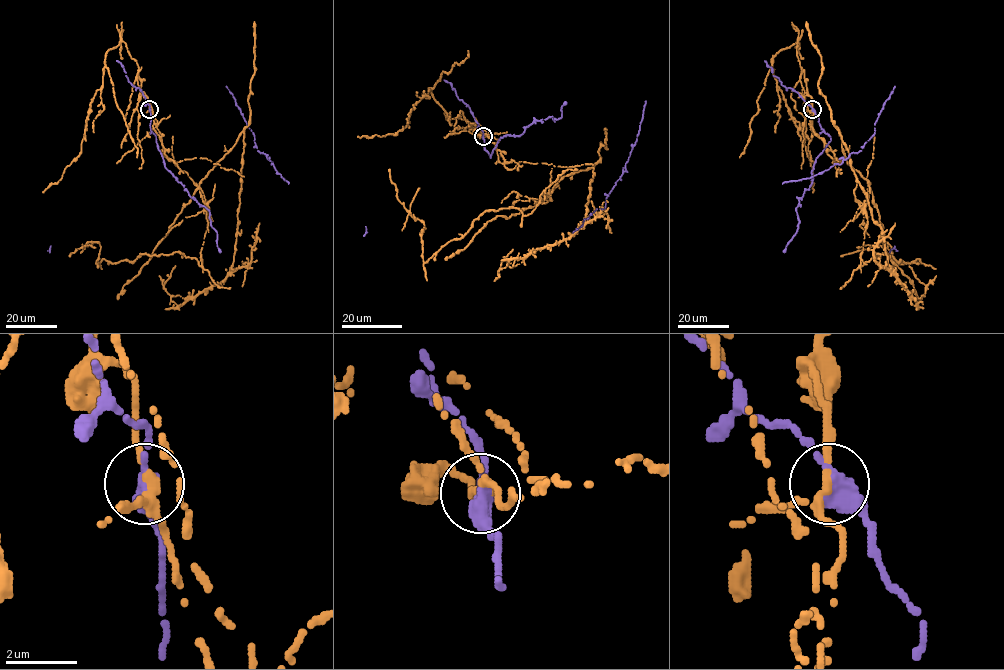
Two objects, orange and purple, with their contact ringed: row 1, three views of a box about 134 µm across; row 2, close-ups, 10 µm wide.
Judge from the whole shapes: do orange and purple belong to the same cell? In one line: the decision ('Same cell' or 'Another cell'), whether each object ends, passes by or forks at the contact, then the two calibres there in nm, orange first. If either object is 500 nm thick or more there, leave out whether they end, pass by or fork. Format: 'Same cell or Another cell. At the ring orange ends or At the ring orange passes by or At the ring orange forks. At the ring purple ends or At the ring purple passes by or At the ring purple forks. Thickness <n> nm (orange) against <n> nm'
Another cell. At the ring orange forks. At the ring purple passes by. Thickness 240 nm (orange) against 420 nm

